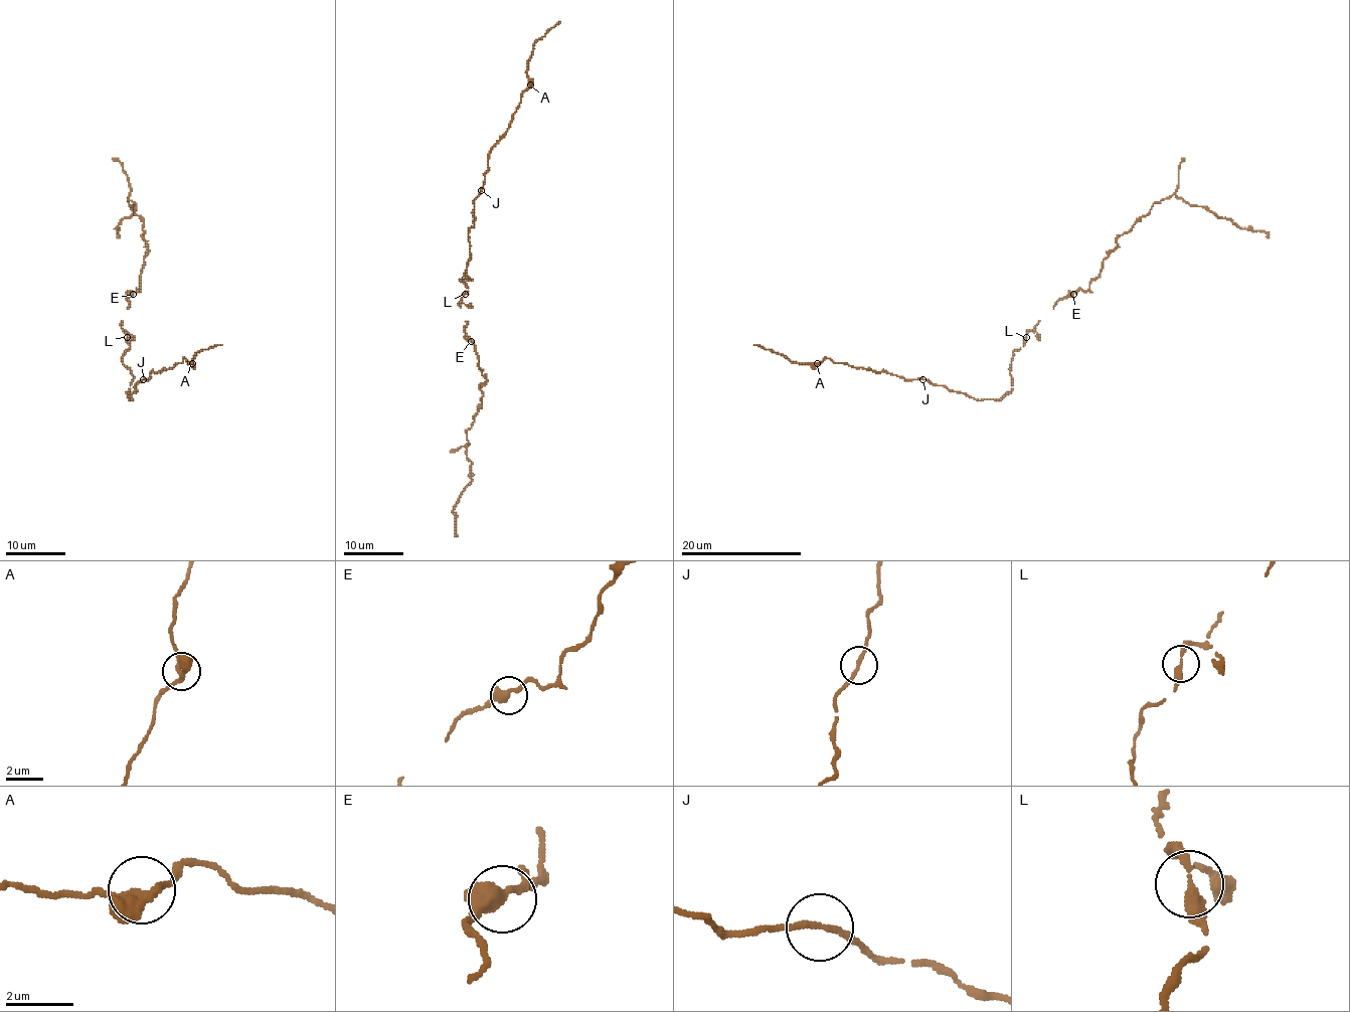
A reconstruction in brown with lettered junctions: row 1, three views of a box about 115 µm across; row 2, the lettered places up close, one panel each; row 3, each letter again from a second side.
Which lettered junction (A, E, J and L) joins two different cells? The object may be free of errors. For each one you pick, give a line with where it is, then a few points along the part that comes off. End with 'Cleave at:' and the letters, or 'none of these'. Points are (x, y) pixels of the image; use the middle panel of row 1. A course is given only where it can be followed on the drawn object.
Cleave at: none of these

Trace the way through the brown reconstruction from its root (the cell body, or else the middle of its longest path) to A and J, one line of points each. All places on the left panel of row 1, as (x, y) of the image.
A: (130, 348), (123, 363), (133, 376), (132, 400), (136, 385), (151, 372), (184, 358), (192, 363)
J: (130, 348), (123, 357), (123, 363), (133, 376), (129, 399), (132, 400), (130, 394), (144, 379)

